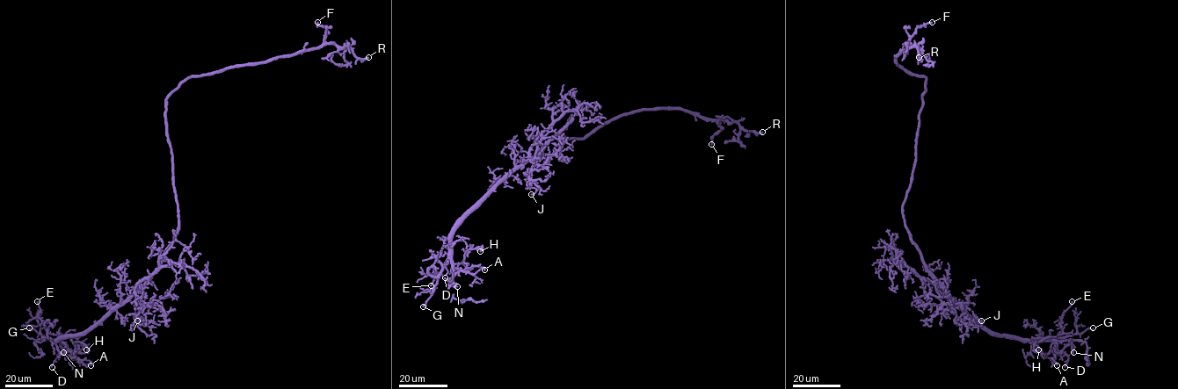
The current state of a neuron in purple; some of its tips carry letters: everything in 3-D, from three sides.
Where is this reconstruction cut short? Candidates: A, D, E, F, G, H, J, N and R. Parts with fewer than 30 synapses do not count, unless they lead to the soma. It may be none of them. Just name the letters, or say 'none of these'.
F, R

